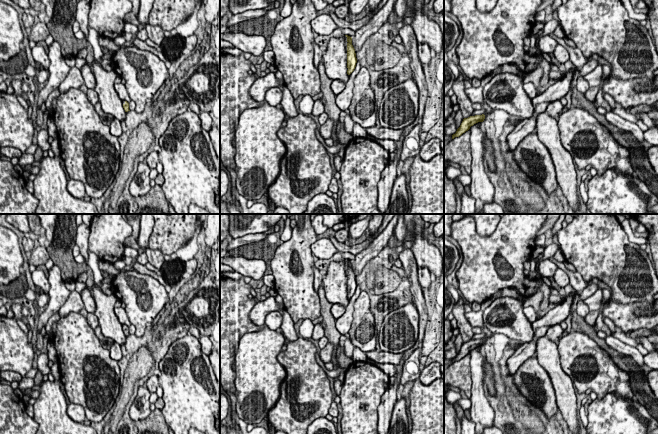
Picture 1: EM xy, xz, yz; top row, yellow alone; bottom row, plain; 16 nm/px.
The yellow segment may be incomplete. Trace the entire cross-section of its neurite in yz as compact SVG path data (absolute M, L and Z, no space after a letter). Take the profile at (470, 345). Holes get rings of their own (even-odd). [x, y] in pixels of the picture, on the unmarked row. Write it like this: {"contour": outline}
{"contour": "M475 339L475 340L470 340L468 342L464 342L460 351L457 353L456 357L452 359L452 363L455 361L461 360L463 357L468 355L471 350L478 346L483 346L485 343L485 339Z"}

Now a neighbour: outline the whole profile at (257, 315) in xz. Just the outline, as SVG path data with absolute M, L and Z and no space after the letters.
M270 296L255 304L249 314L250 320L257 326L265 325L266 316L273 311L285 310L285 306L278 304L275 297Z

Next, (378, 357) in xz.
M375 350L366 352L366 356L375 363L391 363L394 365L399 365L403 360L404 353L396 354L385 351L377 352Z

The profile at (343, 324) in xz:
M357 285L354 295L349 299L345 313L336 320L336 328L343 335L347 334L351 328L353 323L354 302L357 300L360 293L361 288L359 285Z

